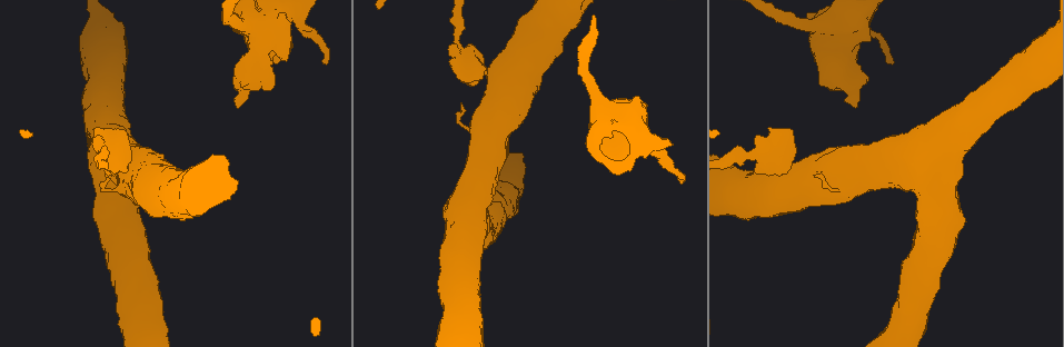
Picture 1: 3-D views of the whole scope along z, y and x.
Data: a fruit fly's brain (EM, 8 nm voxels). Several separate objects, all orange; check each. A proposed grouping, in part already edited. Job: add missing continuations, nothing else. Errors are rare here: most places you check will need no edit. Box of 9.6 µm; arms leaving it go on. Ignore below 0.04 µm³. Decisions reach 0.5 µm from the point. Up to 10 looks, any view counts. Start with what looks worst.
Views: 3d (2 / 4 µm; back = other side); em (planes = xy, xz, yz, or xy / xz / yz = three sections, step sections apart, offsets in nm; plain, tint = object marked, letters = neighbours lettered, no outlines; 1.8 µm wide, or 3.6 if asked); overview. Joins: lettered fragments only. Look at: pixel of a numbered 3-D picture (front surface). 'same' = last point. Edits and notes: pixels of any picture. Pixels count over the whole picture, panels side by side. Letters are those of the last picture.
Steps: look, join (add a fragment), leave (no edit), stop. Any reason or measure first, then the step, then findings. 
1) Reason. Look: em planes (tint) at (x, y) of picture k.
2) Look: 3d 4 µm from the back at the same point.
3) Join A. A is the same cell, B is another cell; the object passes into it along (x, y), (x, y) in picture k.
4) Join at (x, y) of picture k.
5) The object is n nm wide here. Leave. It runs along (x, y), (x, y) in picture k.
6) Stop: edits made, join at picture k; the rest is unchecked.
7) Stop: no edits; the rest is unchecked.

Branch stops here. Look: em 3.6 µm planes (letters) at (680, 181) of picture 1.

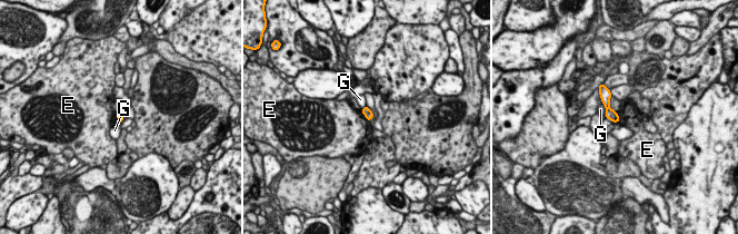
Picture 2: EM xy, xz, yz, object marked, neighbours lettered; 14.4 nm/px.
The object is 120 nm wide here. Leave. E and G are other cells; it runs along (601, 89), (615, 119) in picture 2; none of them fits.

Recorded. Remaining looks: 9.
An open end. Look: 3d 4 µm at (758, 137) of picture 1.

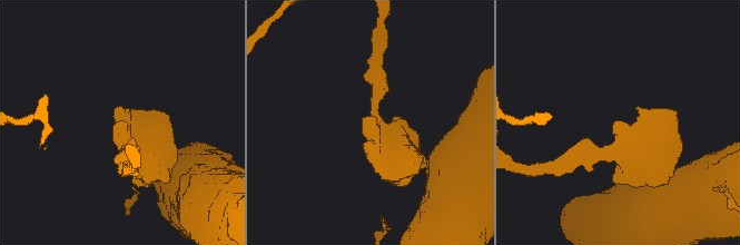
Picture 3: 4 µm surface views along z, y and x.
Look: em planes (letters) at (615, 122) of picture 3.

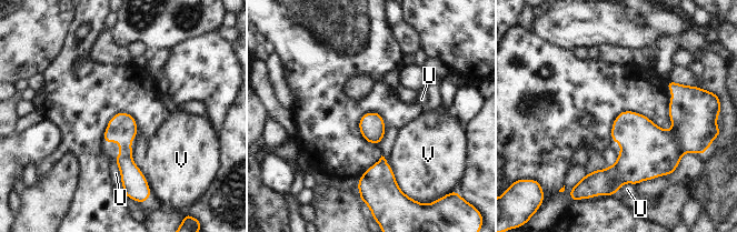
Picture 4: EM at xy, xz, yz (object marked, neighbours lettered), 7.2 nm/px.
Leave. U and V are other cells; a border runs along (391, 169), (396, 183), (400, 188) in picture 4; no lettered fragment goes on from it.

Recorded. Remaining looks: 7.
Tapers out. Look: em xy step 16 (letters) at (108, 178) of picture 1.

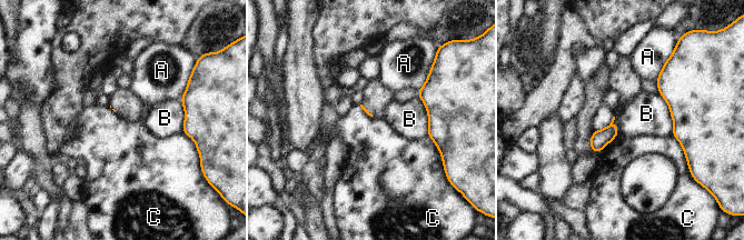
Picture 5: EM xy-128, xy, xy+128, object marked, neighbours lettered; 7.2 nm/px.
Leave. A, B and C are other cells; a border runs along (671, 134), (678, 142), (685, 156) in picture 5; no lettered fragment goes on from it.

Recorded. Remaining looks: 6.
Calibre changes. Look: 3d 2 µm at (620, 156) of picture 1.

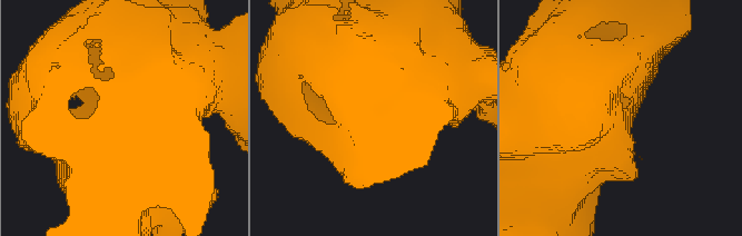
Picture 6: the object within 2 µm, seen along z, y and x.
Look: em planes (letters) at (624, 121) of picture 6.

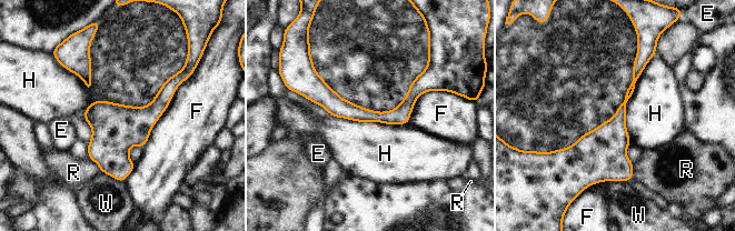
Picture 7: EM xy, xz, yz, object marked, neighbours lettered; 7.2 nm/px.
The object is 130 nm wide here. Leave. E, F, H, R and W are other cells; none of them fits.

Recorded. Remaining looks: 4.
Stop: no edits; the rest is unchecked.

